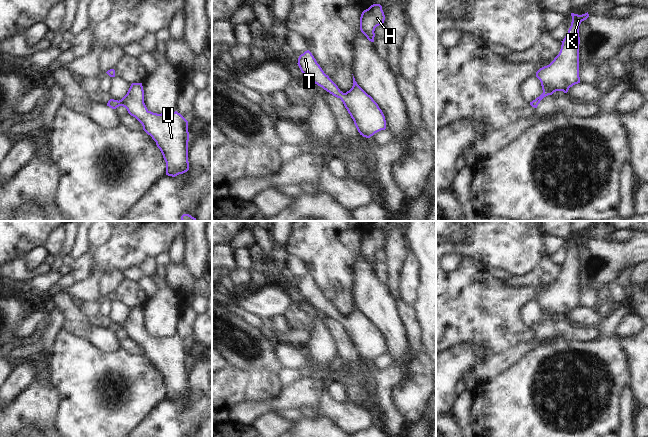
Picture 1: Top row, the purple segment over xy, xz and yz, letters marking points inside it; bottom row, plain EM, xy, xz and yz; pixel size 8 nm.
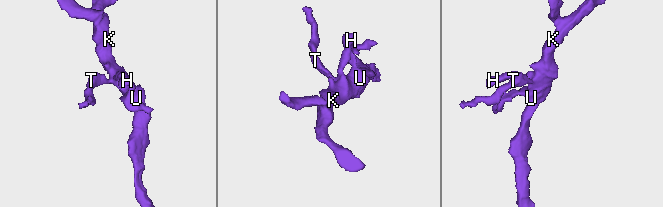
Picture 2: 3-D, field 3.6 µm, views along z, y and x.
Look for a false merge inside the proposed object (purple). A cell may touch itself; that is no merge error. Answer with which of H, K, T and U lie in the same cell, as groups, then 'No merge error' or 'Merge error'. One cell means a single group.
Groups: H K T U. No merge error

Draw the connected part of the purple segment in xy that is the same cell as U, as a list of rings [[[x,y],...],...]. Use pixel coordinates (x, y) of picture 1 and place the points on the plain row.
[[[132,307],[127,318],[121,324],[110,323],[107,327],[112,333],[123,330],[128,337],[135,341],[143,350],[143,354],[152,361],[160,373],[166,386],[166,399],[175,401],[189,394],[188,386],[188,345],[177,335],[173,337],[153,337],[144,327],[144,314],[142,307]]]

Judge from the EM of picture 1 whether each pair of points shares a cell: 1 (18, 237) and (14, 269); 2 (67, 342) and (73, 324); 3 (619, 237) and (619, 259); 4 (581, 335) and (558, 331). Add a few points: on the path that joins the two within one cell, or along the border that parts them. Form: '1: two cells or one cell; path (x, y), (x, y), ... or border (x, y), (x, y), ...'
1: two cells; border (24, 254), (10, 261)
2: two cells; border (61, 329), (87, 340)
3: two cells; border (637, 232), (622, 242), (608, 242), (604, 239)
4: one cell; path (575, 332), (564, 331)

